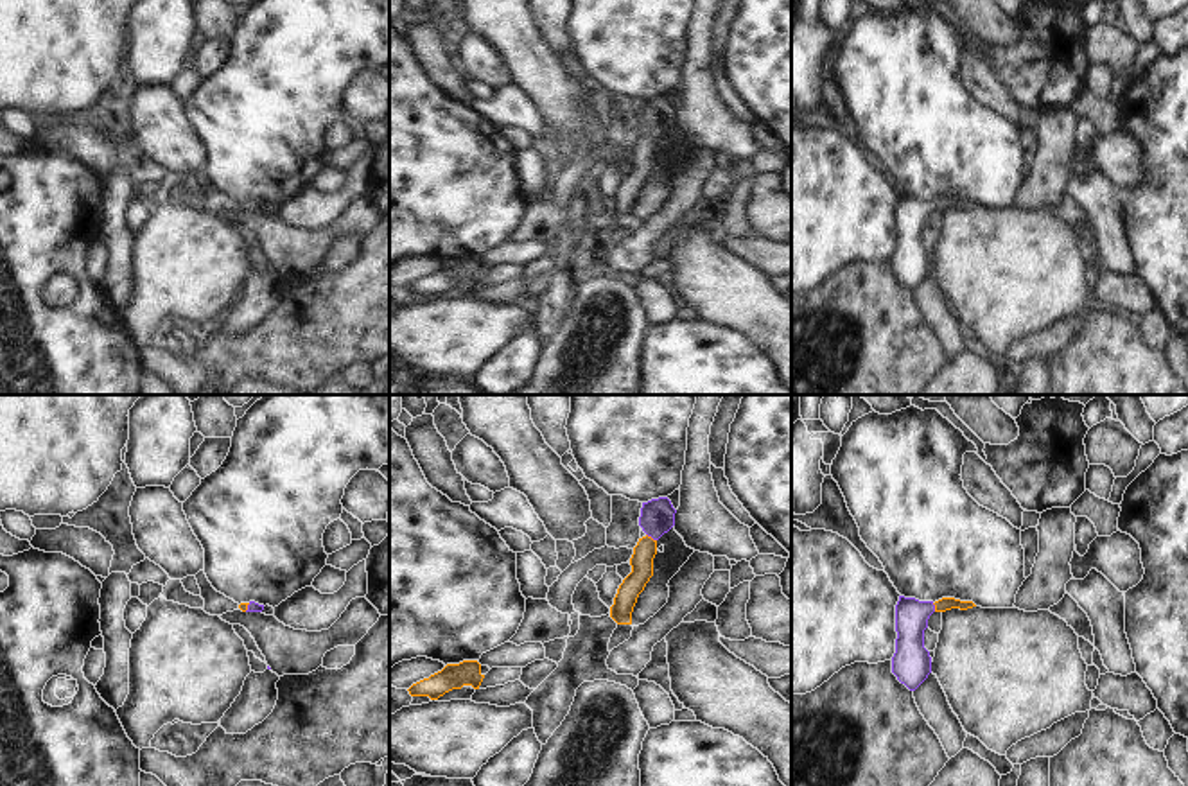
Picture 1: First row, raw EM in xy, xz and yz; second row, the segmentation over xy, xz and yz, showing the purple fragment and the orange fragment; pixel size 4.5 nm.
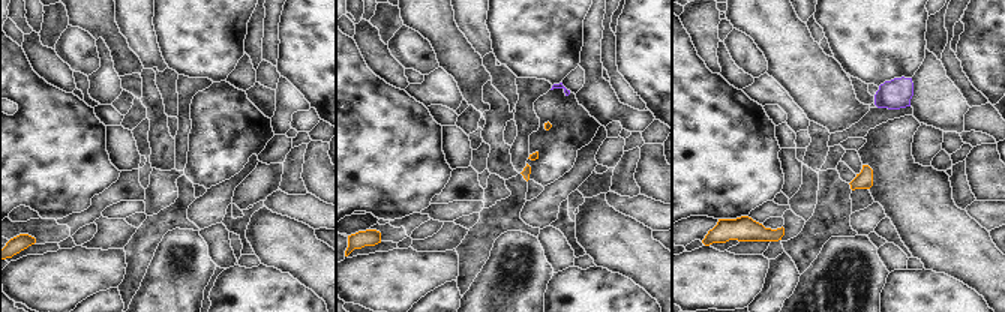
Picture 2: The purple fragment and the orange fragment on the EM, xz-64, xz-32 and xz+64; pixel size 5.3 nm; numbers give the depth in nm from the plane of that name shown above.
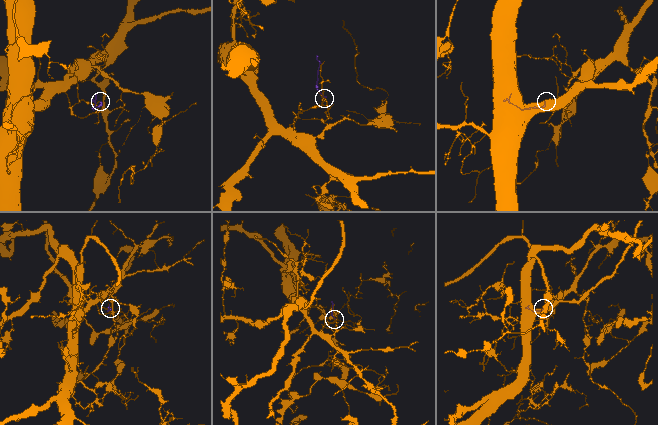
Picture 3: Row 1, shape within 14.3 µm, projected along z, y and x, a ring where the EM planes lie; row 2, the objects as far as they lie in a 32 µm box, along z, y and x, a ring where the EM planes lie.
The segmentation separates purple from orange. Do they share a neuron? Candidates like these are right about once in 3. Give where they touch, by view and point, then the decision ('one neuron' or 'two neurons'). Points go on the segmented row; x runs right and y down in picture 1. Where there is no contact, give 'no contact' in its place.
xz (652, 537) | one neuron

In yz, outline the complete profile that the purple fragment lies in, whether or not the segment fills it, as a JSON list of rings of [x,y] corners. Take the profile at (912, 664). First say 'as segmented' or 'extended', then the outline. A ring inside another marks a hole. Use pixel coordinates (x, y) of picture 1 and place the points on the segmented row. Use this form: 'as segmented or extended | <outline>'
extended | [[[899,596],[895,605],[895,653],[892,657],[892,673],[910,691],[915,691],[931,673],[931,657],[924,648],[924,630],[933,612],[951,608],[967,610],[976,607],[973,601],[942,598],[939,601],[919,601]]]

